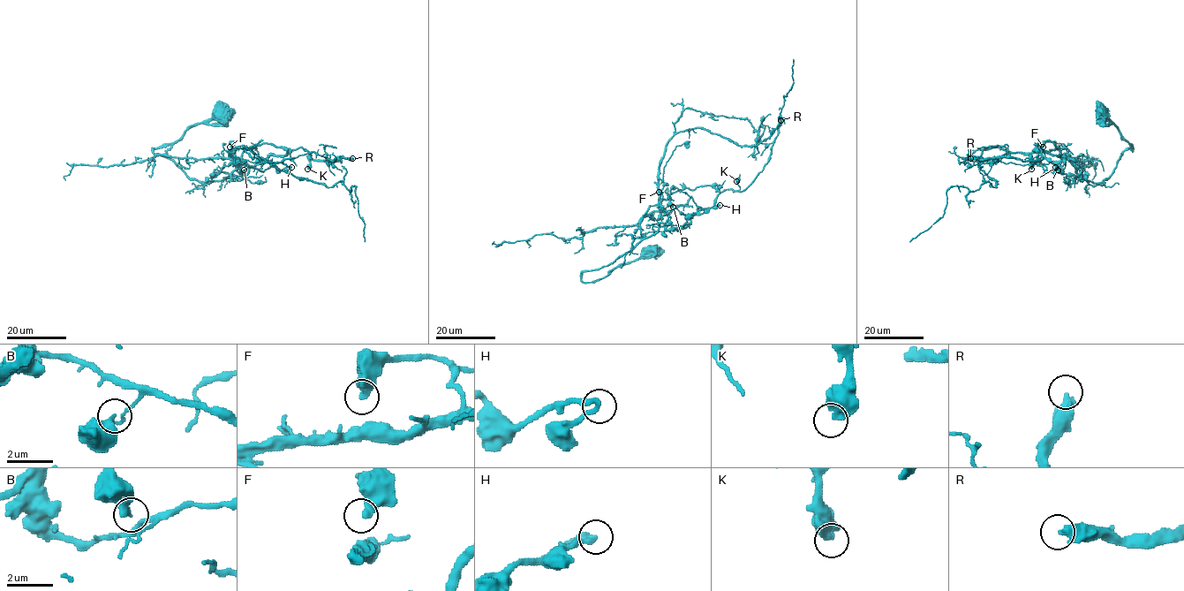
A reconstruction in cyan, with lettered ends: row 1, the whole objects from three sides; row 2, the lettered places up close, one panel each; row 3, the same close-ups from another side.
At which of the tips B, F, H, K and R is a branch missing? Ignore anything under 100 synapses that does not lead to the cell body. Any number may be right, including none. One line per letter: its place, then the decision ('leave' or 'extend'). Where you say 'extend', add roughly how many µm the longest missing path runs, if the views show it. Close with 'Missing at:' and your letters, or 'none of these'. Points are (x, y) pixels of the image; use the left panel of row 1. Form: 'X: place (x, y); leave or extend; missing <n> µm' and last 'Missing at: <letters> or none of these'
B: place (244, 170); leave
F: place (230, 147); leave
H: place (291, 167); leave
K: place (307, 169); leave
R: place (352, 158); extend; missing 140 µm
Missing at: R

